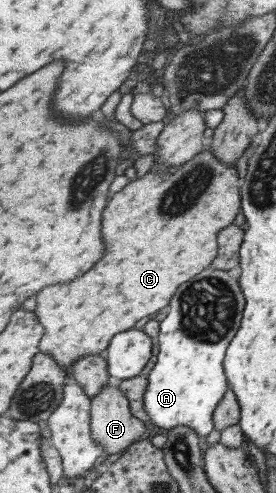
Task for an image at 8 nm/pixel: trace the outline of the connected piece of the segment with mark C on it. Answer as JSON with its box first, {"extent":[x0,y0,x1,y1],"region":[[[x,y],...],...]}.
{"extent":[37,148,241,375],"region":[[[207,148],[163,175],[149,170],[114,193],[103,211],[103,241],[107,243],[103,259],[75,281],[45,287],[37,295],[37,317],[45,327],[41,352],[54,357],[67,374],[70,375],[76,359],[89,354],[102,355],[114,335],[135,328],[139,319],[169,305],[177,285],[190,281],[213,263],[218,254],[217,233],[233,224],[239,213],[241,185],[237,168],[222,164]]]}

